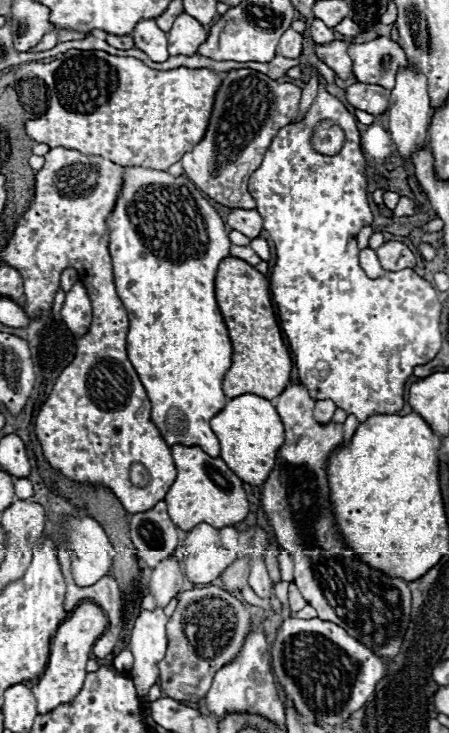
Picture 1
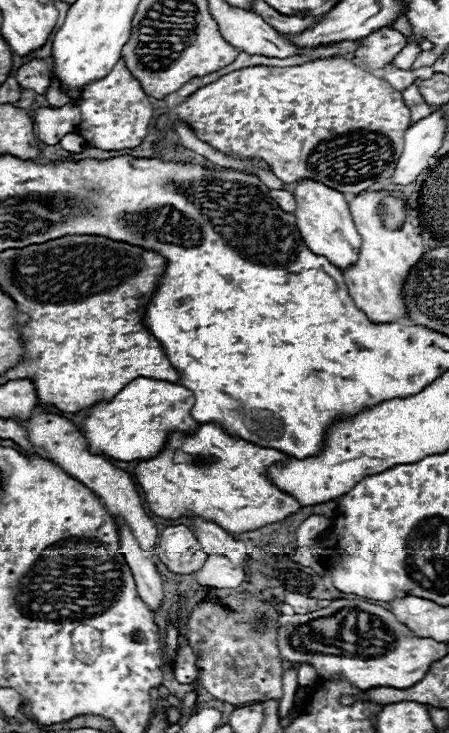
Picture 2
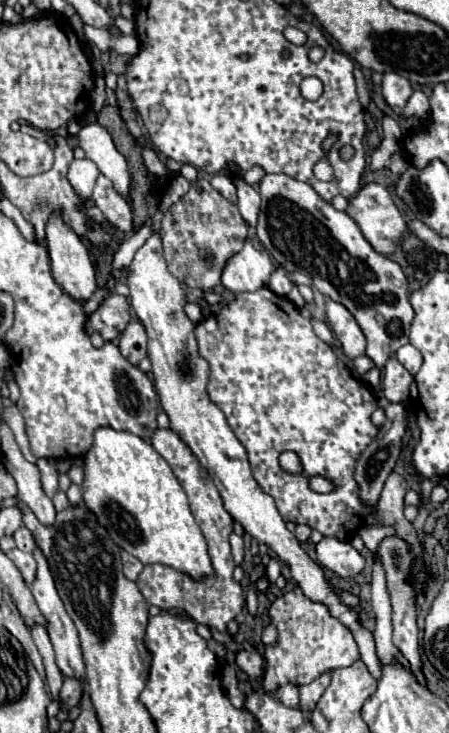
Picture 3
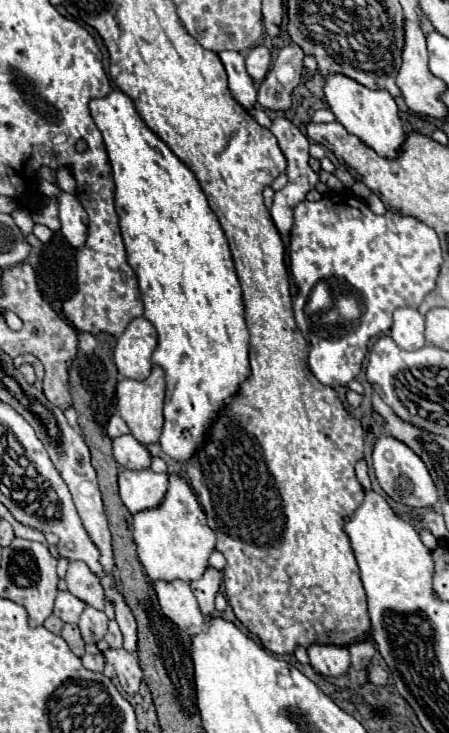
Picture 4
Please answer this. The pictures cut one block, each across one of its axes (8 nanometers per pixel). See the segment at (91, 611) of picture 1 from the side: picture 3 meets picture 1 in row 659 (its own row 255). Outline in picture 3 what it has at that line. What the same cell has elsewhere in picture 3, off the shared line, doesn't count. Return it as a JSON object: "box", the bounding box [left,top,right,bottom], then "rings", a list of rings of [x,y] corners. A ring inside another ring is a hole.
{"box":[46,214,96,302],"rings":[[[52,214],[46,226],[46,246],[50,254],[50,270],[56,280],[56,284],[68,292],[74,300],[86,302],[92,292],[96,292],[96,276],[94,276],[94,266],[90,262],[90,252],[84,240],[70,228],[66,226],[58,214]]]}

